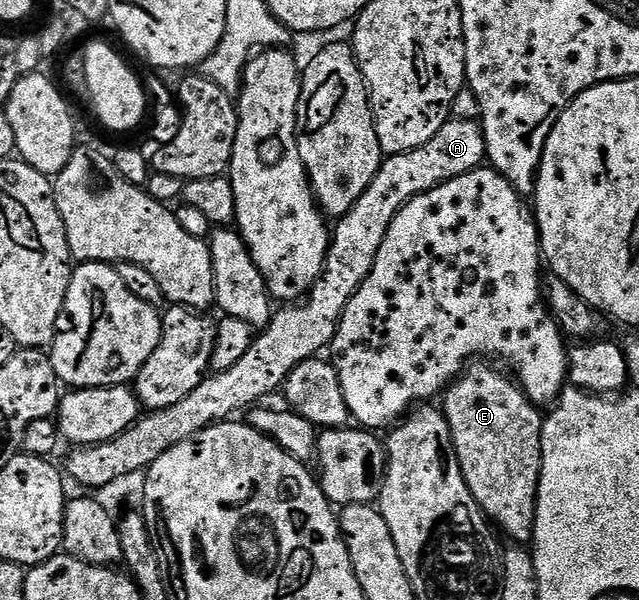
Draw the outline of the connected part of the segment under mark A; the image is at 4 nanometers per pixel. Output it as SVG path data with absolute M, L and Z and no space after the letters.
M451 117L444 128L440 128L440 132L428 140L428 144L383 157L382 167L376 172L372 184L364 188L364 196L356 200L354 207L343 218L337 219L335 226L338 227L333 227L330 235L330 247L322 274L314 281L310 293L301 299L300 305L290 304L278 308L282 310L275 309L270 323L255 337L243 358L237 364L232 364L232 368L211 373L205 382L188 392L180 404L172 404L172 408L139 417L134 425L112 440L71 449L65 473L70 473L82 486L102 487L125 473L146 470L157 458L164 456L168 448L176 448L176 444L196 436L215 422L224 422L241 415L238 414L241 410L249 411L273 390L281 391L286 378L299 364L321 355L322 349L325 346L327 349L333 343L344 308L348 308L352 296L372 272L372 264L376 264L376 252L380 252L380 244L384 244L384 236L394 217L417 194L479 169L486 161L486 141L481 125L472 118L456 117Z

